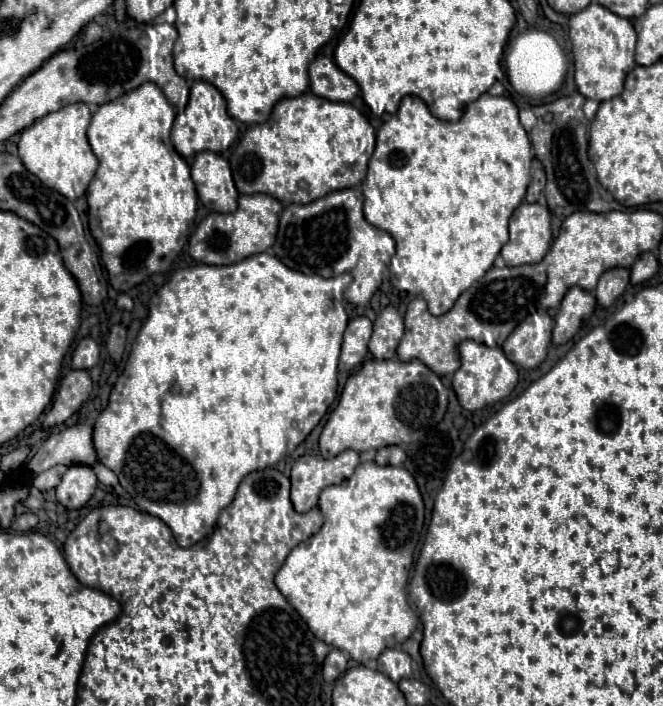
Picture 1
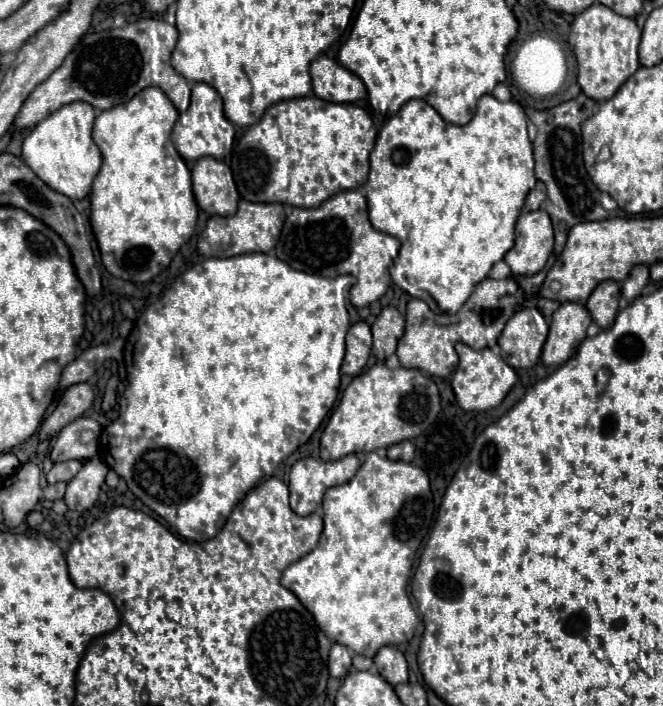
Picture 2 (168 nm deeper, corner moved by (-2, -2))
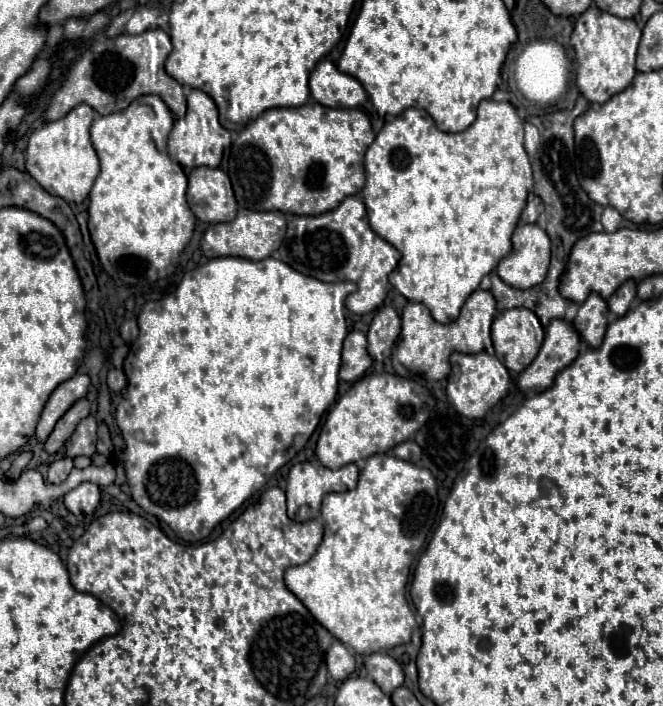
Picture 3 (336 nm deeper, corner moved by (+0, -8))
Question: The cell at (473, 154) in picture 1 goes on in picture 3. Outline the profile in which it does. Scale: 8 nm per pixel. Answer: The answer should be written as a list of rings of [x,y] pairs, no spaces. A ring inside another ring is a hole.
[[[484,99],[478,105],[478,117],[476,117],[476,121],[466,131],[444,133],[444,131],[436,129],[432,117],[424,109],[410,107],[404,113],[400,113],[394,121],[387,122],[380,129],[380,133],[374,139],[374,143],[368,147],[368,151],[364,155],[364,169],[366,169],[366,185],[362,189],[362,199],[364,205],[366,205],[366,211],[368,211],[370,227],[382,239],[386,239],[388,243],[392,243],[400,251],[400,255],[402,255],[402,259],[398,261],[397,267],[389,275],[389,282],[406,299],[418,301],[418,303],[426,305],[430,309],[432,317],[438,323],[450,323],[450,321],[454,321],[458,317],[464,301],[468,299],[468,295],[478,289],[482,277],[488,275],[498,265],[498,261],[510,253],[510,247],[512,247],[510,237],[512,237],[512,233],[516,229],[516,223],[520,219],[522,209],[526,207],[528,191],[533,187],[532,166],[530,161],[528,161],[526,151],[524,151],[524,121],[518,117],[516,109],[510,103],[506,103],[506,101],[498,103],[498,101],[492,101],[492,99]]]

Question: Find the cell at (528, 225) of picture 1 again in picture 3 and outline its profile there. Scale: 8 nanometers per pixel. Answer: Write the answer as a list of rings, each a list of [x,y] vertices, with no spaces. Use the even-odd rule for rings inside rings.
[[[520,223],[512,235],[512,251],[498,263],[496,273],[514,289],[530,289],[544,281],[550,263],[550,239],[538,225]]]

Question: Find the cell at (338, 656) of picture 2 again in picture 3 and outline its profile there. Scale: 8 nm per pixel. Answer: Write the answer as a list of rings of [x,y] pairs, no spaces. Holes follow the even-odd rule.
[[[338,639],[332,643],[332,647],[328,649],[326,653],[326,665],[328,665],[328,671],[334,679],[342,681],[346,679],[350,673],[354,673],[356,669],[356,659],[352,655],[352,651],[340,643]]]

